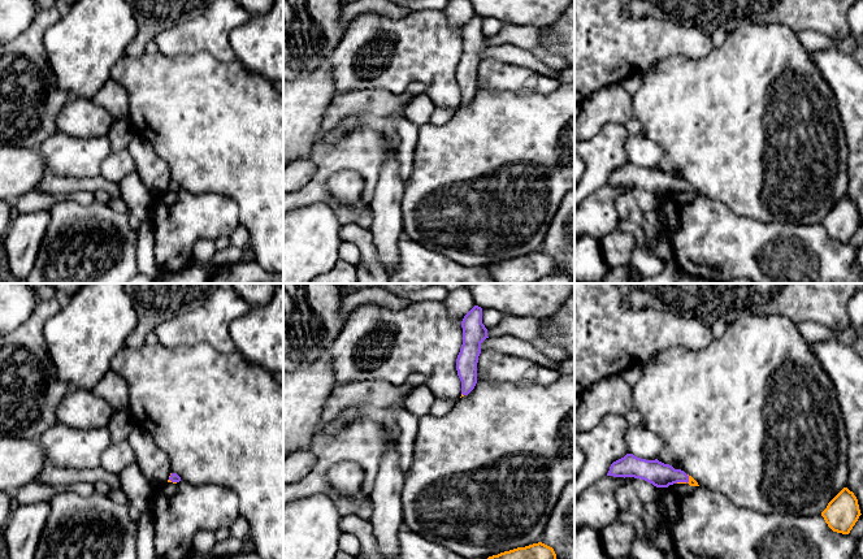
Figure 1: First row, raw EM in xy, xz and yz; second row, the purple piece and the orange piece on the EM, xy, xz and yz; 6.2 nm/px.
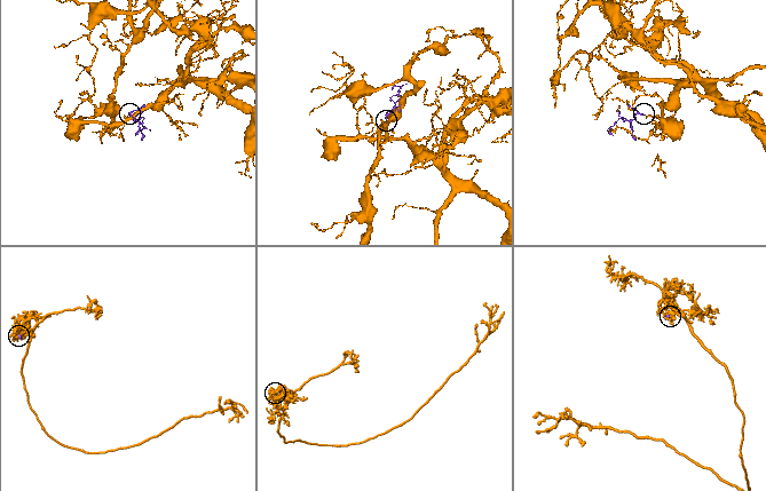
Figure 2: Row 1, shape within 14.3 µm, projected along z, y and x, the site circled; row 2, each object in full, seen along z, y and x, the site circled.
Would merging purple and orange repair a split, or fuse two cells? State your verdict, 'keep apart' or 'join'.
join

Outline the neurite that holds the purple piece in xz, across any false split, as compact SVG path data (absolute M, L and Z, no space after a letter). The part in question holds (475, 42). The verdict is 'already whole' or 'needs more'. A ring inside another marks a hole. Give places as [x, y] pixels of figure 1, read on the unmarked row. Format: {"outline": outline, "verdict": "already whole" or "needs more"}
{"outline": "M474 14L463 27L463 53L456 68L456 79L461 90L461 103L468 104L477 92L477 72L481 52L489 47L482 32L482 17Z", "verdict": "already whole"}

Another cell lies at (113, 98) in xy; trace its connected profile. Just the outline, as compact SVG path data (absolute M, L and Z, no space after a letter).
M109 78L92 101L107 109L114 120L129 118L129 95L114 79Z

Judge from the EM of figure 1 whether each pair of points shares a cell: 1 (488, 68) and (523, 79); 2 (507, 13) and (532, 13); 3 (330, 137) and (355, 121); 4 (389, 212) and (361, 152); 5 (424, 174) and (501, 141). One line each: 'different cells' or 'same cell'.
1: same cell
2: same cell
3: same cell
4: different cells
5: same cell

